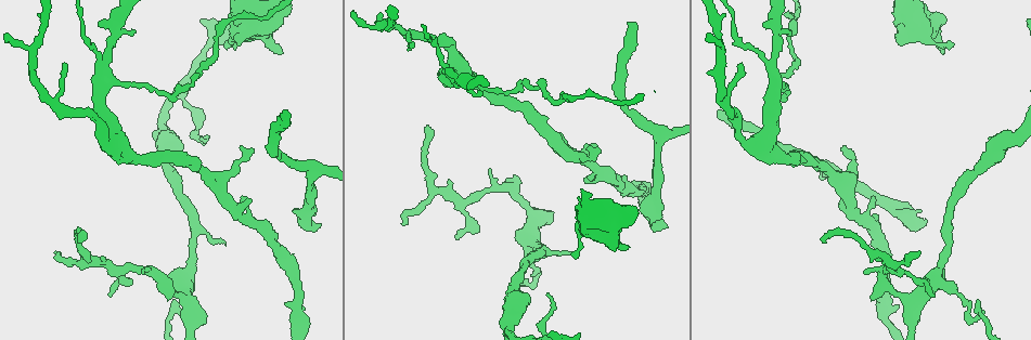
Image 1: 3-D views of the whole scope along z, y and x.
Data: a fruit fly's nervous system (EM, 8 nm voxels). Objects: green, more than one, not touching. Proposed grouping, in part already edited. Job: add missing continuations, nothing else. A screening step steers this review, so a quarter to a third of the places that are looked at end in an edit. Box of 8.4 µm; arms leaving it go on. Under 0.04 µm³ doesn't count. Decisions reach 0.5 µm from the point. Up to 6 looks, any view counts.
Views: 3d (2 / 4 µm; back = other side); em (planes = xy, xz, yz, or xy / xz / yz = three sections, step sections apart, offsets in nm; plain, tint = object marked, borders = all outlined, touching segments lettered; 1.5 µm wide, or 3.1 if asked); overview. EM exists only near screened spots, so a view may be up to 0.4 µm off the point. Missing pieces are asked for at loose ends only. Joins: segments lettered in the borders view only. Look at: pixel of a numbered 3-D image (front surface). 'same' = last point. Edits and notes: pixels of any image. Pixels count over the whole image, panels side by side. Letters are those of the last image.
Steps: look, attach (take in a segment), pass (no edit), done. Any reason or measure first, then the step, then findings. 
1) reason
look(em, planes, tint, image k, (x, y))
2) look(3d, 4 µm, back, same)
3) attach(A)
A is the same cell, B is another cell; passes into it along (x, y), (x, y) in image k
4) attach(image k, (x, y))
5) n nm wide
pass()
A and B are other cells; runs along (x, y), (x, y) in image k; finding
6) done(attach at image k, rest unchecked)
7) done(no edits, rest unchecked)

look(em, xz, step 8, borders, image 1, (740, 66))

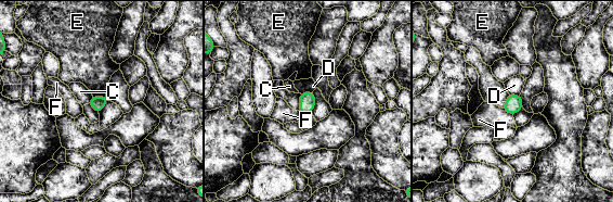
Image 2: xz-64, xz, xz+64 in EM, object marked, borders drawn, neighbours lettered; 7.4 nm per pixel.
pass()
C, D, E and F are other cells; border along (93, 96), (105, 97) in image 2; none of them fits

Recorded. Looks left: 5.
an open end
look(3d, 2 µm, back, image 1, (924, 225))

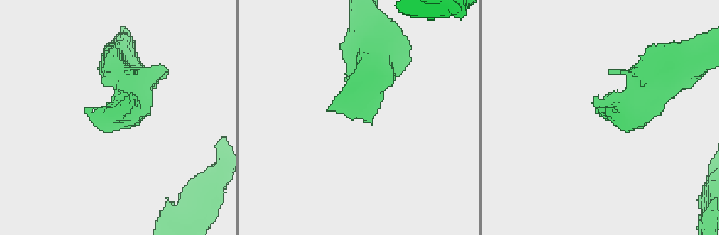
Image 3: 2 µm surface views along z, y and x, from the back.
shape alone is not enough
look(em, 3.1 µm, planes, tint, image 3, (85, 110))

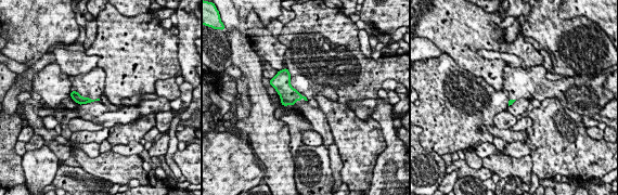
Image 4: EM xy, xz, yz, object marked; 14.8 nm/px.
look(em, 3.1 µm, planes, borders, same)

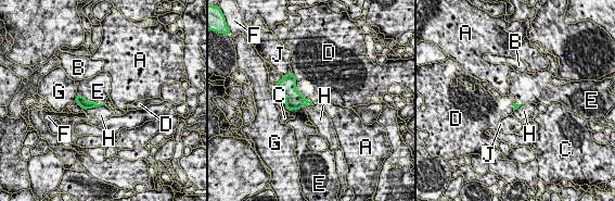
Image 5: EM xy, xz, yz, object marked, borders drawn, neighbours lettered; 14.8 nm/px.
attach(E)
E is the same cell, A, B, C, D, F, G, H and J are other cells; passes into it along (291, 96), (299, 108), (298, 124) in image 5; the neuron continues

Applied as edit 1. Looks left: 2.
branch stops here
look(em, planes, borders, image 1, (917, 251))

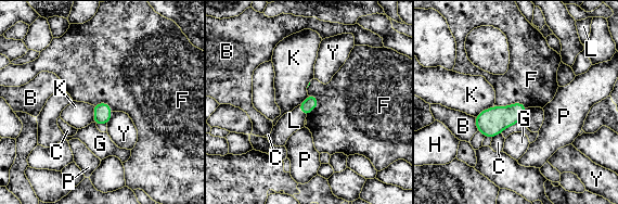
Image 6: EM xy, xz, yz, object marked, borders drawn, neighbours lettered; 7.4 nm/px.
attach(L)
L is the same cell, B, C, F, G, H, K, P and Y are other cells; passes into it along (311, 102), (300, 110), (290, 123) in image 6; the neuron continues

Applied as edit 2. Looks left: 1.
done(attach at image 5, attach at image 6, rest unchecked)

